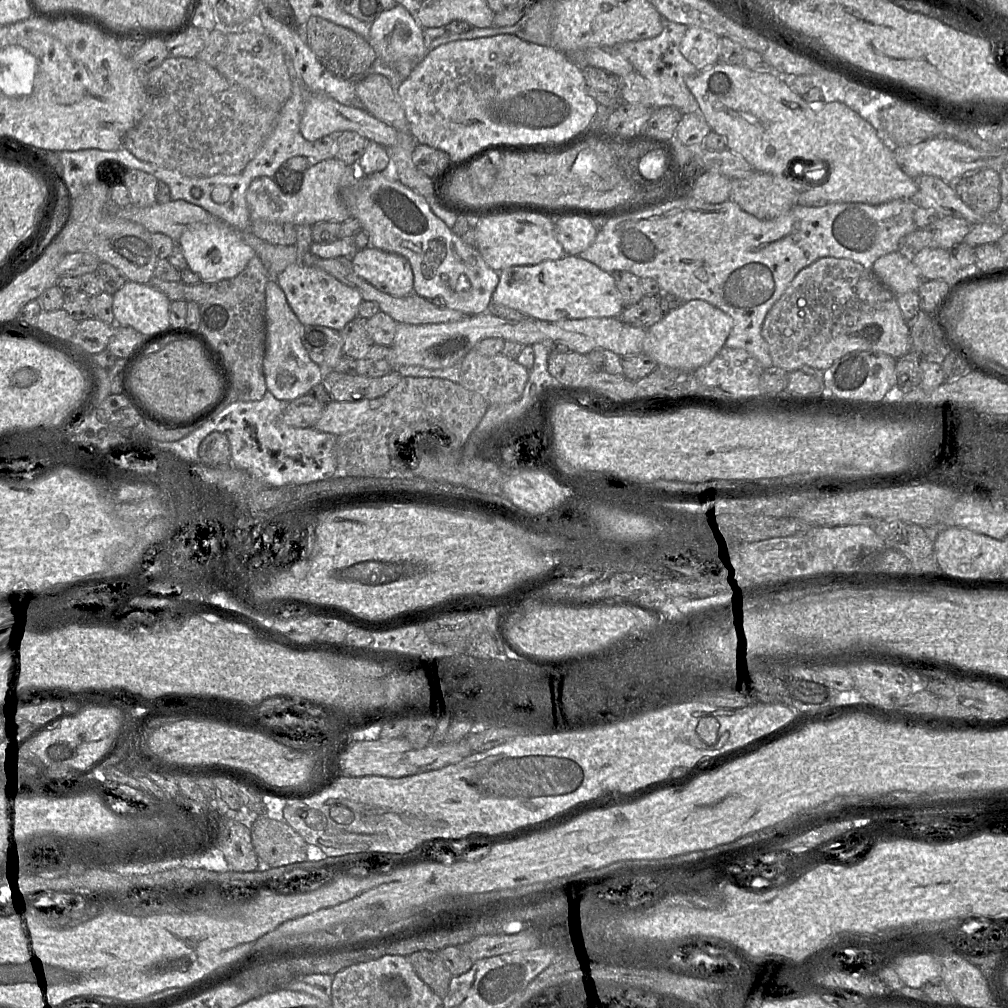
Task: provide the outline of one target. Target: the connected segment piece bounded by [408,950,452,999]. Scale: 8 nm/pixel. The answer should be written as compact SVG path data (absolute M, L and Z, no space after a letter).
M423 950L408 956L418 976L442 999L446 996L452 974L436 952Z

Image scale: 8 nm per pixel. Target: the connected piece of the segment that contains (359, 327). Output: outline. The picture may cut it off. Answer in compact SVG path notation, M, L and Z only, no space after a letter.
M360 316L350 321L341 331L343 356L362 359L374 345L367 331L367 319Z

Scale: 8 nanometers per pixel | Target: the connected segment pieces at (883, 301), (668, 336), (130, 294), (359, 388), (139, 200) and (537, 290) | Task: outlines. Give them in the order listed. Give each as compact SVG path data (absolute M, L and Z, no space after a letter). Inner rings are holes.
M821 258L799 271L766 314L761 334L769 346L773 366L787 372L803 366L826 370L851 352L882 352L898 359L911 351L908 323L901 313L896 295L876 278L872 270L843 258Z
M704 300L684 302L646 329L642 353L654 359L658 366L695 370L709 363L724 347L733 323L731 316Z
M126 281L113 295L115 324L133 327L143 336L162 331L170 325L170 303L165 294L149 284Z
M398 370L382 377L348 375L337 371L326 371L323 383L328 387L332 400L355 402L384 396L402 379Z
M121 169L117 179L127 187L131 205L147 207L156 203L158 180L155 176L138 169Z
M565 255L536 265L513 266L499 273L492 304L504 305L542 321L619 317L625 308L608 272L578 256Z

